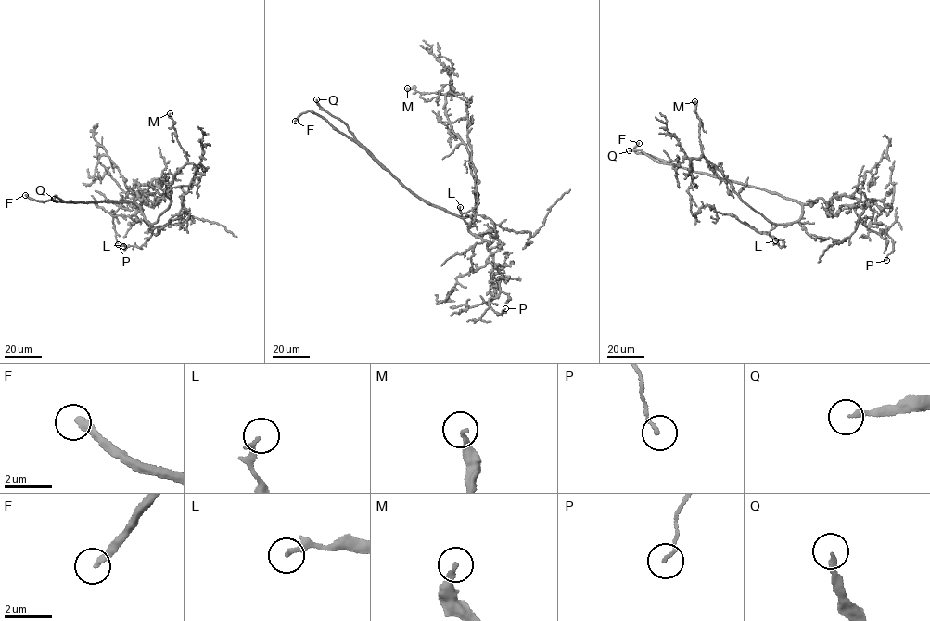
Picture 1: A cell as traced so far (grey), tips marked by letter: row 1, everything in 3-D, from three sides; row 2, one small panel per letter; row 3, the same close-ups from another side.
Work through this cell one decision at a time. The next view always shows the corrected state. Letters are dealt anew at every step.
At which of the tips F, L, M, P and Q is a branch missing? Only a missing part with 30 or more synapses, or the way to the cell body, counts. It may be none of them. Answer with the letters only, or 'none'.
F, Q

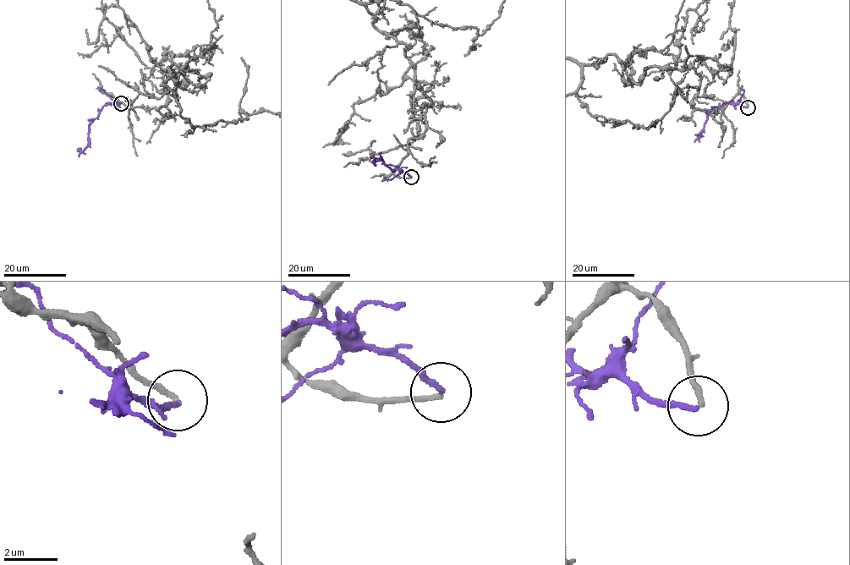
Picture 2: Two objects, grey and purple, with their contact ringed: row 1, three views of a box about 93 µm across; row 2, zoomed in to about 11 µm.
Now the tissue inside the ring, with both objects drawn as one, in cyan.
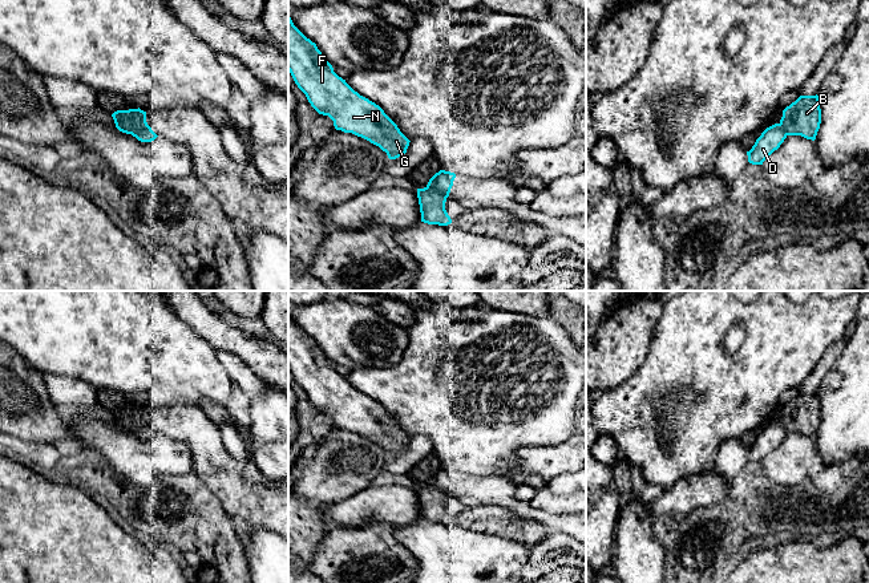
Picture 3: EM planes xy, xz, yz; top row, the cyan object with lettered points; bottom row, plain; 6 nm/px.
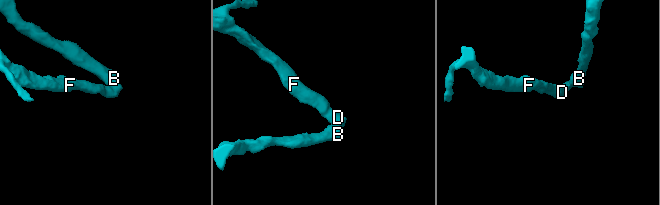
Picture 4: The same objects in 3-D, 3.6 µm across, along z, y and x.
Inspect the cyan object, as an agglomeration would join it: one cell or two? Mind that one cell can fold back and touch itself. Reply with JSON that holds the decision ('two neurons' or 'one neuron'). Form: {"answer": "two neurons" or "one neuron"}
{"answer": "two neurons"}

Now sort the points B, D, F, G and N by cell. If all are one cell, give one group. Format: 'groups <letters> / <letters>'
groups B / D F G N

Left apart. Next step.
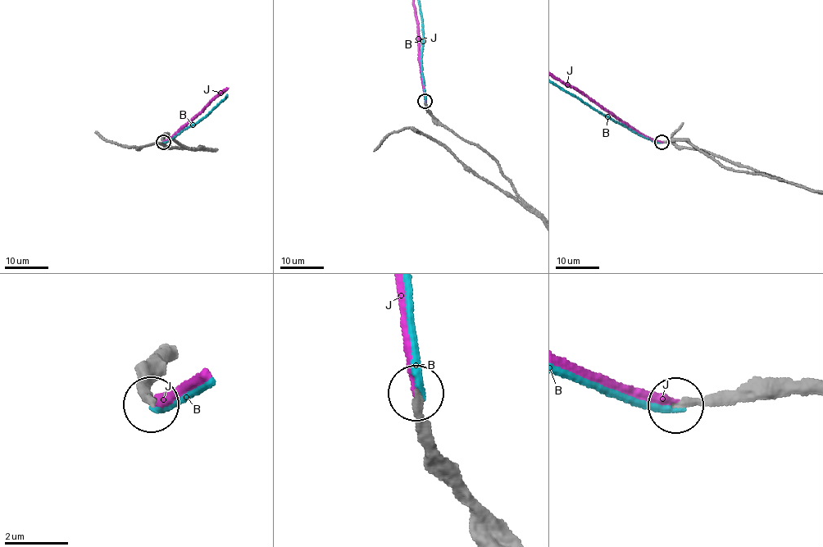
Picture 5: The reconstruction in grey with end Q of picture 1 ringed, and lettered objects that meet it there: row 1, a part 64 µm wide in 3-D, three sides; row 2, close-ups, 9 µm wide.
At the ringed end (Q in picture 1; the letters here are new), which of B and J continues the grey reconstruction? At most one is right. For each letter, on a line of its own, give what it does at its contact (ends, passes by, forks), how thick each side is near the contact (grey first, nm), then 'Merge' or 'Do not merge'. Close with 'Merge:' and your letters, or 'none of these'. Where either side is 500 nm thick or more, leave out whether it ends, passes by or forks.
B: It ends there. Thickness 240 nm (grey) against 260 nm. Do not merge
J: It ends there. Thickness 240 nm (grey) against 300 nm. Merge
Merge: J

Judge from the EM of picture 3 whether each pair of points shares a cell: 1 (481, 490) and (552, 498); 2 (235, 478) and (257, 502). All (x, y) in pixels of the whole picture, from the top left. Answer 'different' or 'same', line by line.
1: different
2: same

